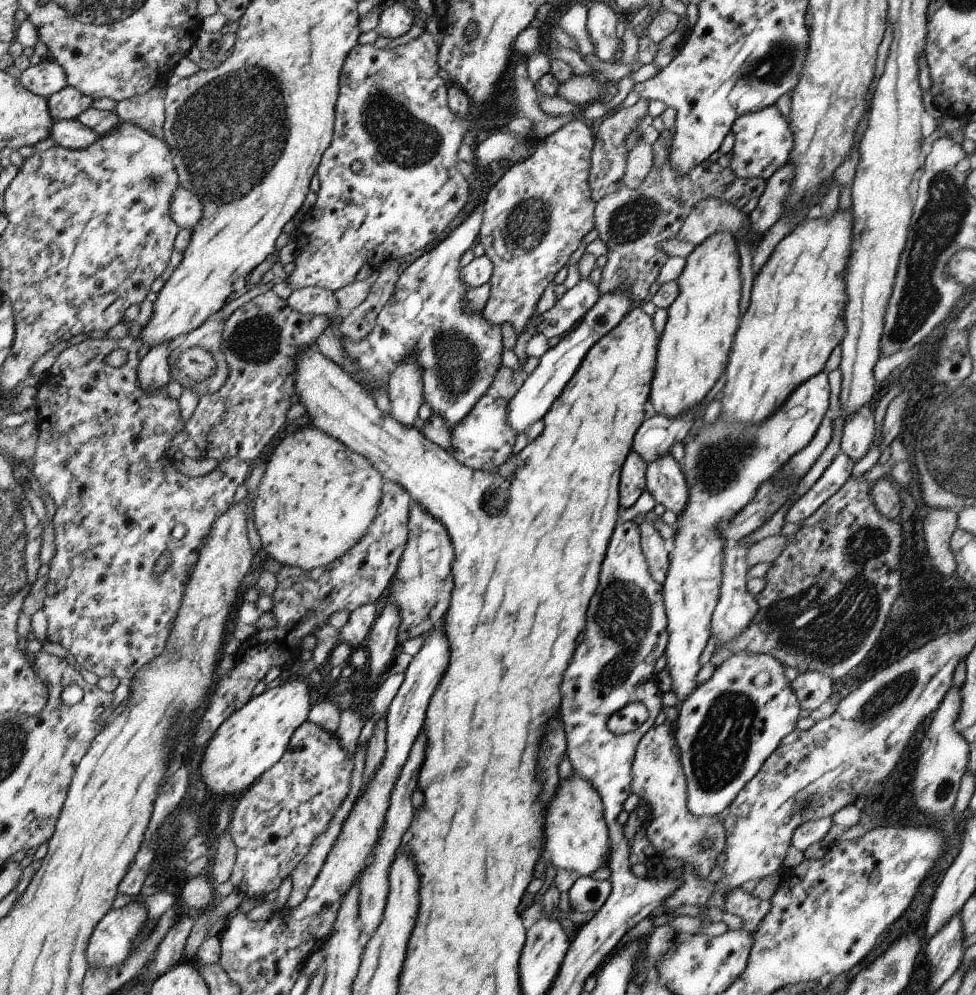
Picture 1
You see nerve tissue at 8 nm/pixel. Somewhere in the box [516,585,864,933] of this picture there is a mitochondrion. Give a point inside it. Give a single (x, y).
(721, 744)

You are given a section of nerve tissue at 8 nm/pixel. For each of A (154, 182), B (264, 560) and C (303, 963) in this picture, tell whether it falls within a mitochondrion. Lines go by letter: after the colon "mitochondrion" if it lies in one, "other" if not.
A: mitochondrion
B: other
C: other

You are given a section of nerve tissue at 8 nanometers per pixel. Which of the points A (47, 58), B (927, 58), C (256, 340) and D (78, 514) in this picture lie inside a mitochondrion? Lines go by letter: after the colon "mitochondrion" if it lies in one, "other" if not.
A: other
B: other
C: mitochondrion
D: other

